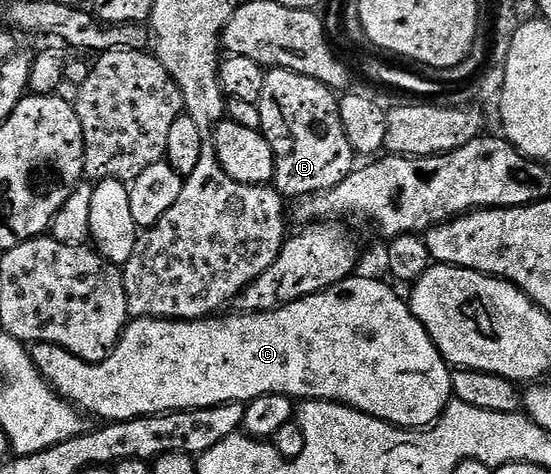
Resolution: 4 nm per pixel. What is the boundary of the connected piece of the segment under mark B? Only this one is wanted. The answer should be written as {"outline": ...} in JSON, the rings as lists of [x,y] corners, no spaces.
{"outline":[[[273,67],[267,71],[258,105],[259,130],[275,150],[277,170],[273,183],[280,195],[317,195],[333,189],[356,170],[357,156],[341,125],[339,99],[332,88],[313,77]]]}

